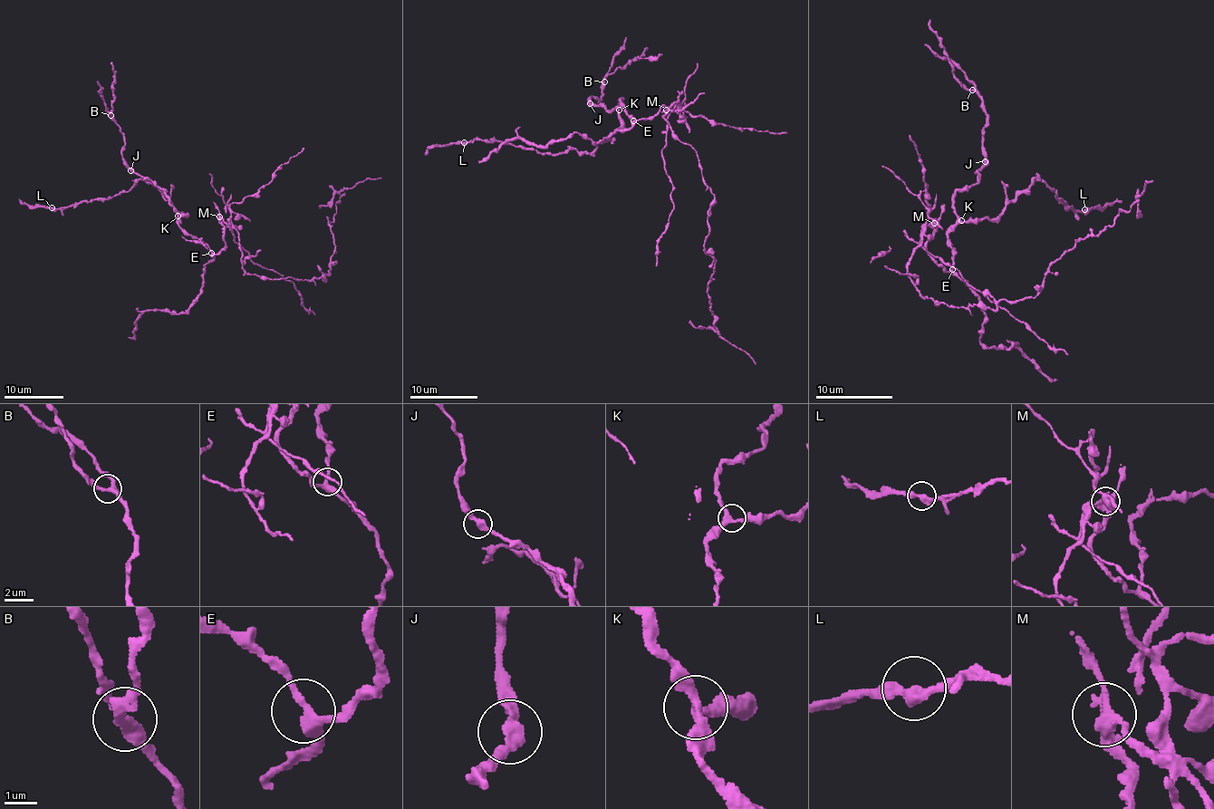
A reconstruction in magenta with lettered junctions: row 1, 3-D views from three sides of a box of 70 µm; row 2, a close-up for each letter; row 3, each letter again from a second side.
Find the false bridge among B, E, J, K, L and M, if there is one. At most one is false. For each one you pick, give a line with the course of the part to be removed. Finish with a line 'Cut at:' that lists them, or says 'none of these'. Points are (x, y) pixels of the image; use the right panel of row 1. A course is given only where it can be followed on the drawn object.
M: foreign part runs (934, 224), (921, 229), (911, 284), (939, 304), (996, 309), (1038, 293), (1050, 264), (1153, 181)
Cut at: M

